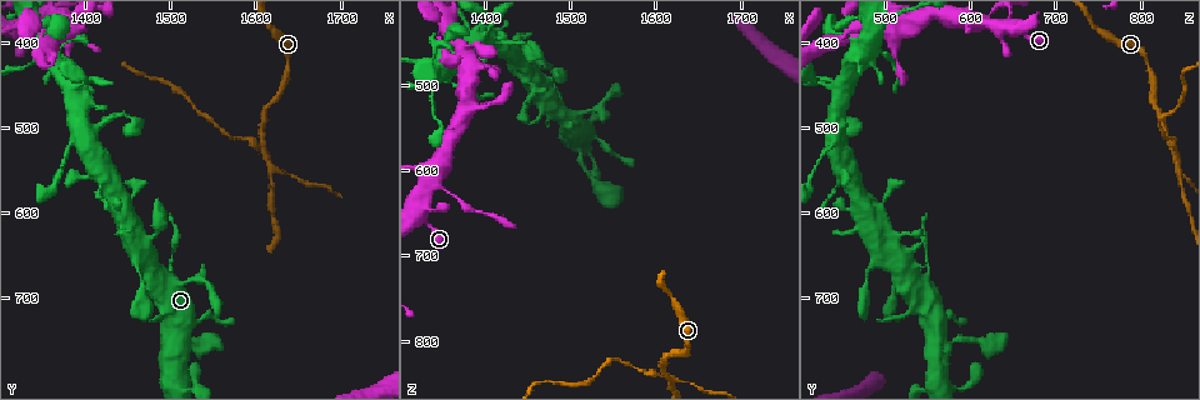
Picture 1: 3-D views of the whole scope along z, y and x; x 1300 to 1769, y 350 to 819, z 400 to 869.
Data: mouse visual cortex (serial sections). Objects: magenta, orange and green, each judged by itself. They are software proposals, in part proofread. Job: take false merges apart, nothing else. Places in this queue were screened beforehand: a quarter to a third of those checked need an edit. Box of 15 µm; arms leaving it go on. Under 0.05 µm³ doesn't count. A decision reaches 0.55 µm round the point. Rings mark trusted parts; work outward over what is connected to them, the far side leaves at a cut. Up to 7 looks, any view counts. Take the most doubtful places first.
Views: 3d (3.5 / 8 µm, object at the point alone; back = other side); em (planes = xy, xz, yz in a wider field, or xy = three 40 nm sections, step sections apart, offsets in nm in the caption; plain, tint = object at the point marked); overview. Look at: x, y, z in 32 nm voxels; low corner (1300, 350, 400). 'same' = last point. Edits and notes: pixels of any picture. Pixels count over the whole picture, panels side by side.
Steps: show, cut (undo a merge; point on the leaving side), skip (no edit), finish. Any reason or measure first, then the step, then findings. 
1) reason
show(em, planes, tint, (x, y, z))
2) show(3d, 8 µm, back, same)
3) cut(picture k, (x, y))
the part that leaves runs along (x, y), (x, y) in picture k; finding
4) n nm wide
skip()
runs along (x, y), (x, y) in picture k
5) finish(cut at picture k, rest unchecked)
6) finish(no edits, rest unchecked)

sharp bend
show(3d, 3.5 µm, (1605, 520, 840))

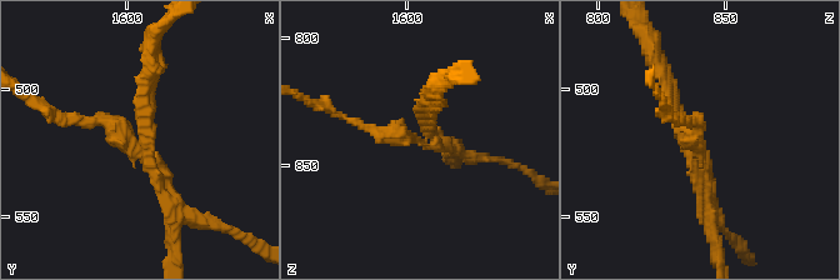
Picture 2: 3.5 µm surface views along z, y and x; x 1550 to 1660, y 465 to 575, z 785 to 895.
shape alone is not enough
show(em, xy, step 5, plain, (1607, 519, 836))

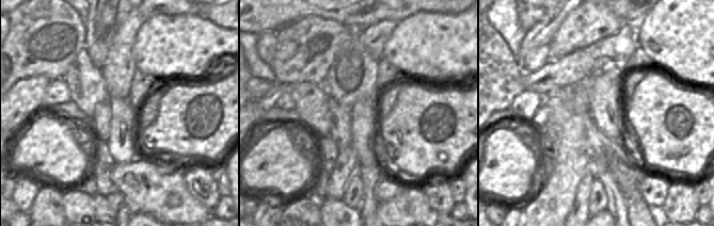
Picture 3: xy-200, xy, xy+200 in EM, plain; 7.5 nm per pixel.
where the object lies
show(em, xy, step 5, tint, same)

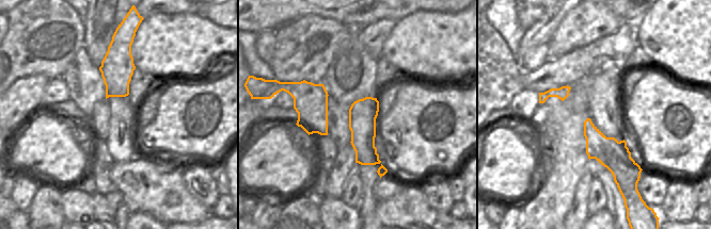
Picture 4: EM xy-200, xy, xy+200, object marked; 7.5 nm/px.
200 nm wide
cut(picture 2, (99, 120))
border along (617, 183), (621, 186) in picture 4; two cells meet here

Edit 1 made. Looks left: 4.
thin arm on a thick one
show(em, xy, step 3, tint, (1380, 390, 480))

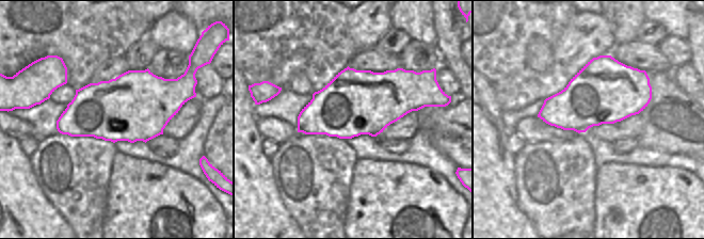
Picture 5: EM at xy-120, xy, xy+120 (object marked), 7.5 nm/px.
wider look
show(3d, 3.5 µm, back, same)

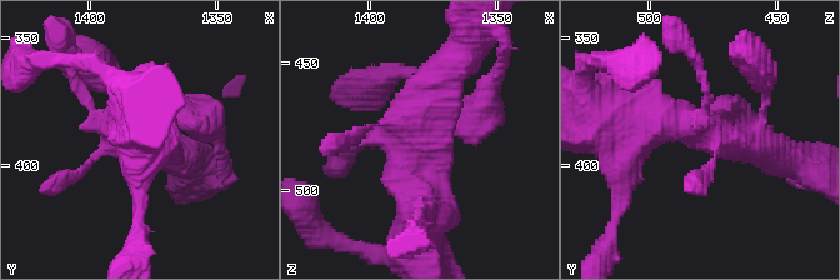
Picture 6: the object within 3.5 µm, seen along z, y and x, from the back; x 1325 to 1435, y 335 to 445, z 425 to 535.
skip()
runs along (419, 211), (419, 113), (454, 64) in picture 6; continuous, no second cell

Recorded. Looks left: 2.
show(3d, 3.5 µm, back, (1505, 670, 550))

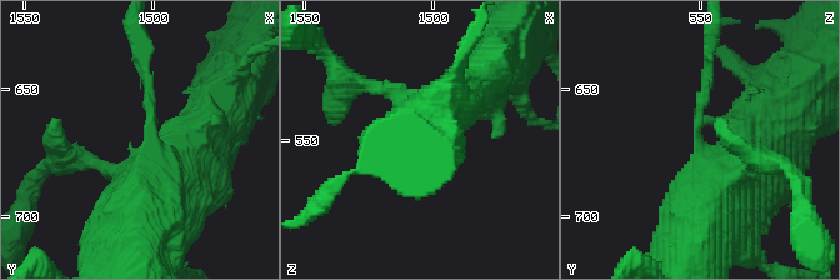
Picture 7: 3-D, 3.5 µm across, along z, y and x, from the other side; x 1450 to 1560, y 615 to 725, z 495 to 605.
need the tissue
show(em, xy, step 2, tint, (1499, 667, 551))

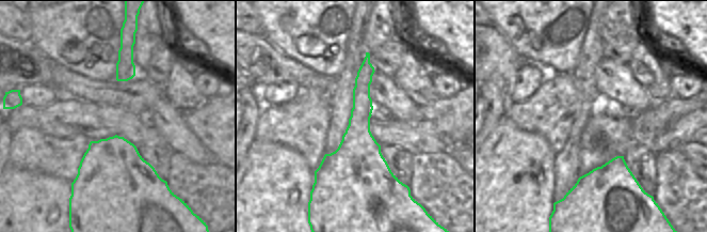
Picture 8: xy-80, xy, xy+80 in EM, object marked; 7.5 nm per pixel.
cut(picture 7, (705, 89))
the part that leaves runs along (698, 125), (710, 33) in picture 7; a second cell is stuck on

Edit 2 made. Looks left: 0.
finish(cut at picture 2, cut at picture 7, rest unchecked)

